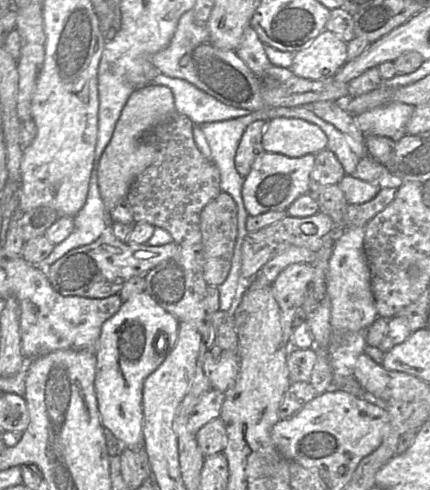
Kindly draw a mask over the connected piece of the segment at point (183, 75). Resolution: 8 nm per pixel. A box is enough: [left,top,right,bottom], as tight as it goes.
[151,9,266,112]

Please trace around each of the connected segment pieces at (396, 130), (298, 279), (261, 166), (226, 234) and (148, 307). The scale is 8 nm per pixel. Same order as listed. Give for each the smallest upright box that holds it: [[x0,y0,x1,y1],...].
[[354,102,414,142],[271,263,314,342],[242,152,314,216],[200,192,237,287],[94,292,179,447]]

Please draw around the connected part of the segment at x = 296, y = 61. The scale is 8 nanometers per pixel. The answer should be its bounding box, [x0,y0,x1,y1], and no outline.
[289,30,347,81]

